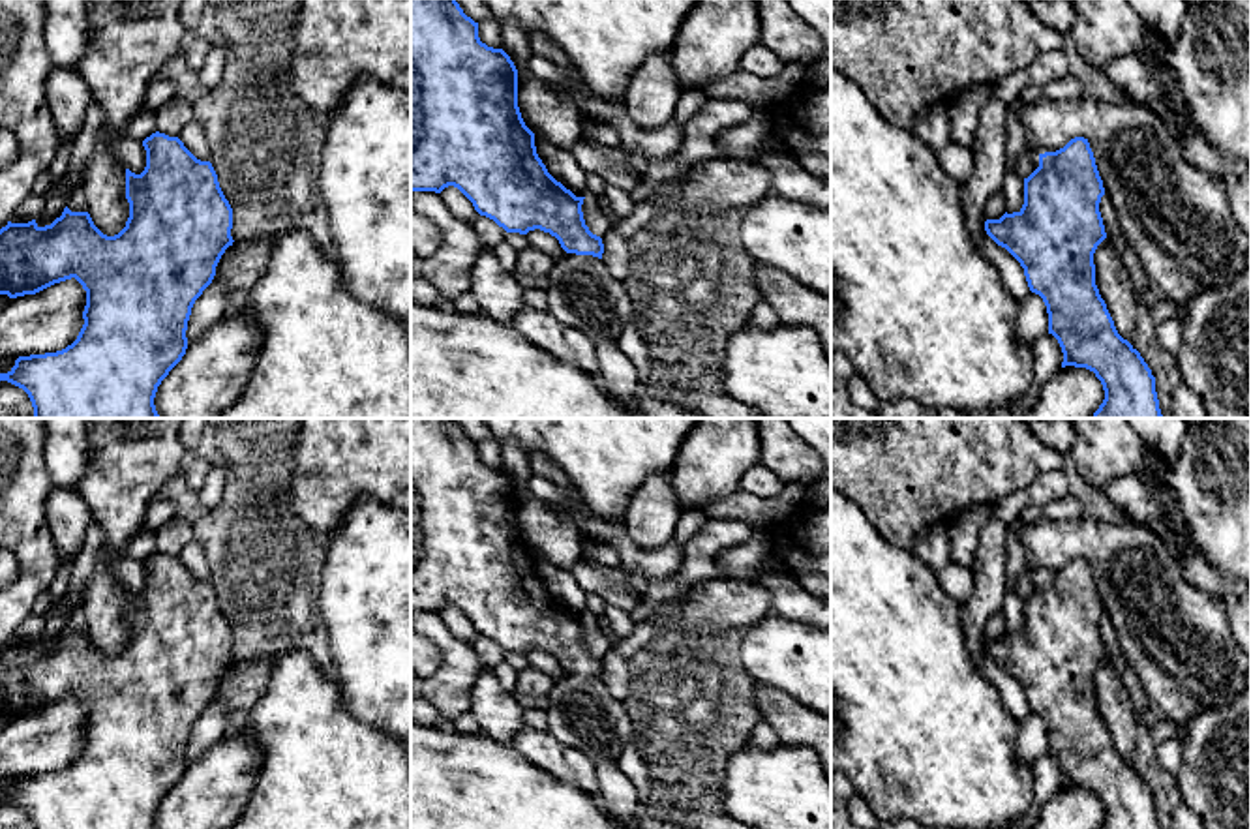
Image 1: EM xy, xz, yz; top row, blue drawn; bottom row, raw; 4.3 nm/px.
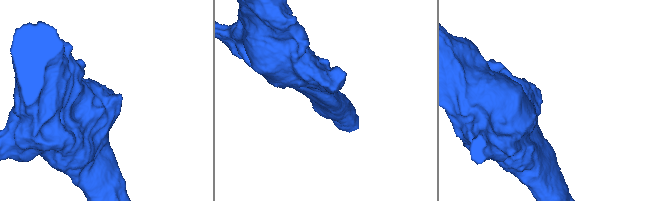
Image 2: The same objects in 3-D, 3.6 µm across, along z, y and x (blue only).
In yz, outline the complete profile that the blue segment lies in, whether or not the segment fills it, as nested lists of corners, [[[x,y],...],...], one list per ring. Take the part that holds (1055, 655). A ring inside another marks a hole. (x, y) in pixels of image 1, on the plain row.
[[[1075,557],[1056,572],[1039,574],[1039,587],[1024,598],[1022,628],[1013,634],[1005,632],[1000,640],[987,640],[985,651],[1020,683],[1030,711],[1043,718],[1048,733],[1048,754],[1058,760],[1063,773],[1062,788],[1086,788],[1101,801],[1105,820],[1099,829],[1159,829],[1152,790],[1140,773],[1118,754],[1095,705],[1093,673],[1107,658],[1099,632],[1103,615],[1105,608],[1090,563],[1084,557]]]

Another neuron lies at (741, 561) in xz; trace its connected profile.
[[[756,527],[748,540],[713,557],[724,576],[746,580],[771,555],[769,527]]]

